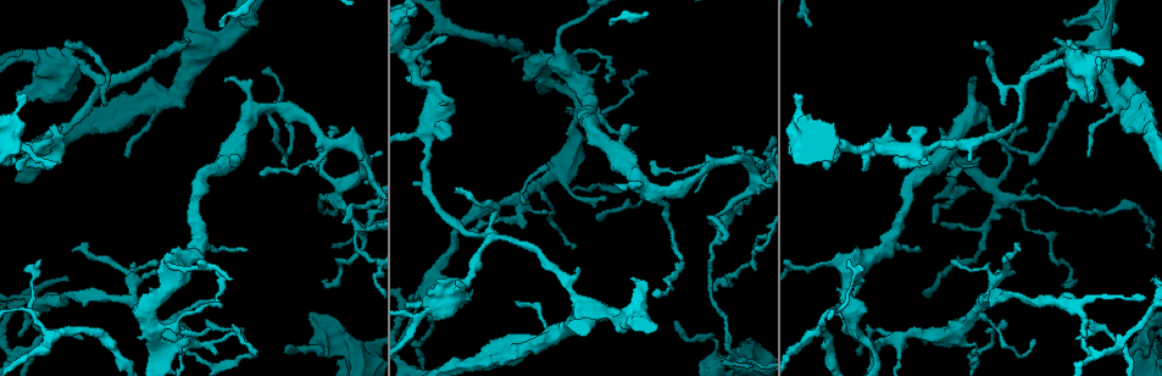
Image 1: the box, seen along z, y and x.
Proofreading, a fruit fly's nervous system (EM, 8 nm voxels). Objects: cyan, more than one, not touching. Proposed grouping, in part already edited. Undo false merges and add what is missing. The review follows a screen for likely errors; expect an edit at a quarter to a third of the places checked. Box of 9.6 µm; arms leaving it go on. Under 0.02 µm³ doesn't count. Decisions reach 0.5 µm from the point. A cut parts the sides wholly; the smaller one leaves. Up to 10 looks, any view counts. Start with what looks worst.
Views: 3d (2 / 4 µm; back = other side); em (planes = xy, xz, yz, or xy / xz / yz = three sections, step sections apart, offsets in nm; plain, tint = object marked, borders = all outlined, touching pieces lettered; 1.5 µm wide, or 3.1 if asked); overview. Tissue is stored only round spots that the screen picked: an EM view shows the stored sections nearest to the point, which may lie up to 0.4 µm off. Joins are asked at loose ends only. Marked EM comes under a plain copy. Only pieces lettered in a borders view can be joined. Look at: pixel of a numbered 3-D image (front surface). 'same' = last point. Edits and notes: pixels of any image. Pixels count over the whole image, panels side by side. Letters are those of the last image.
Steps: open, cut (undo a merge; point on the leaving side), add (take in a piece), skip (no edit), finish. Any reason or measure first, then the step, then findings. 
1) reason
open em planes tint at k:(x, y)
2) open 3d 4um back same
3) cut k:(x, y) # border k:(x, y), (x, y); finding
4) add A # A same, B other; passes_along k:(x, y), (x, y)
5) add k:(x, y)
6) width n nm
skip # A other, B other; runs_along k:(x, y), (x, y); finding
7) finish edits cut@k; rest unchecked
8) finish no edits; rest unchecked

open em xy step 4 borders at 1:(36, 330)

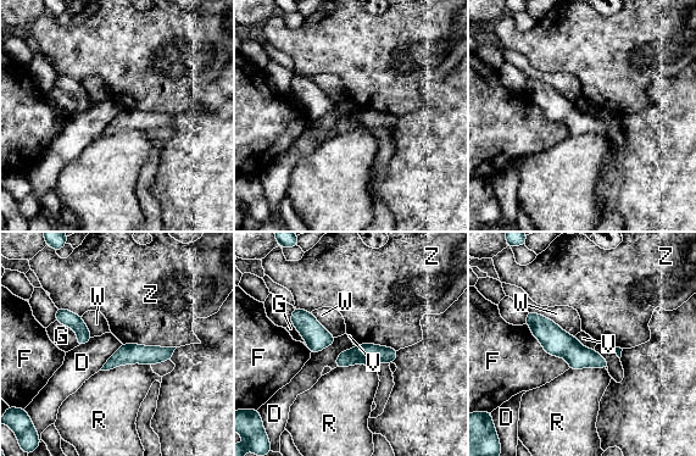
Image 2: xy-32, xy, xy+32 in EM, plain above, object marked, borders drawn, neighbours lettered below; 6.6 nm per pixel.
longest_contact W 360 nm
cut 2:(373, 354) # D other, F other, G other, R other, V other, W other, Z other; border 2:(352, 349), (360, 359), (374, 365); a second cell is stuck on

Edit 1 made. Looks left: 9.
open 3d 4um at 1:(644, 73)

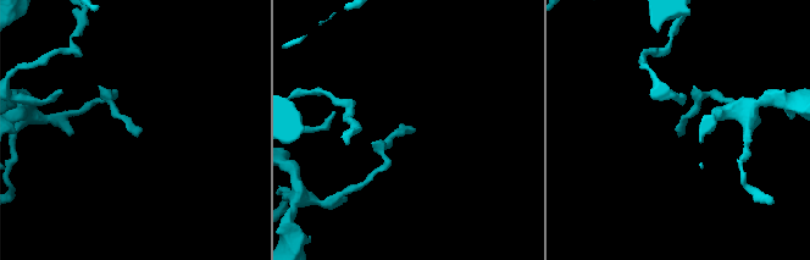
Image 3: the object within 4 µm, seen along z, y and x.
open em planes tint at 3:(138, 135)

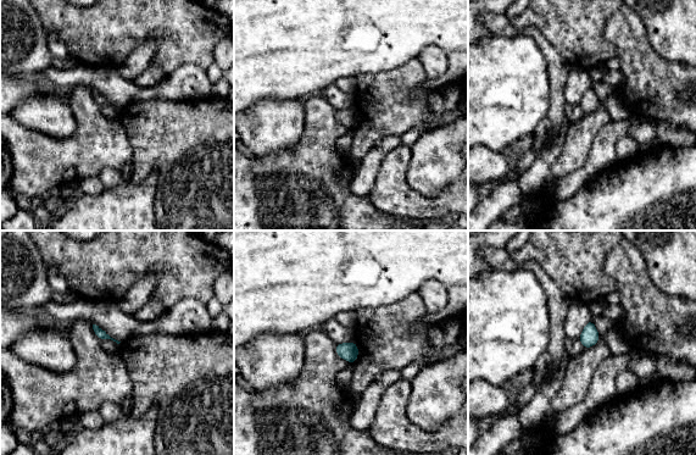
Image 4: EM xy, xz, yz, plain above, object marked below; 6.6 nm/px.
what lies round it
open em planes borders same

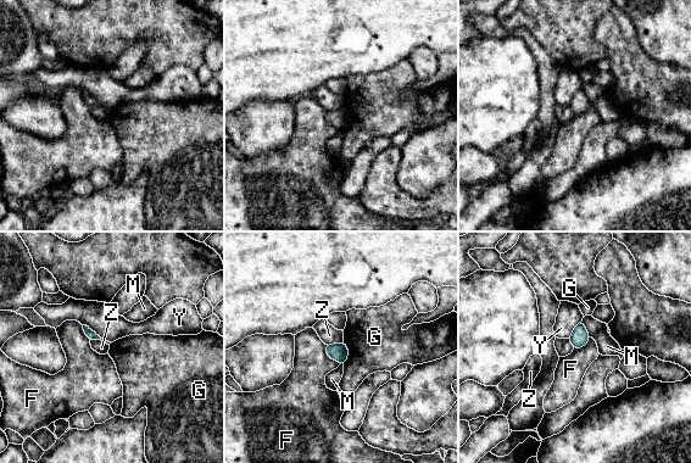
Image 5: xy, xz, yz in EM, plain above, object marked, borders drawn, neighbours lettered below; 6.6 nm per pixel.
longest_contact Y 220 nm
skip # F other, G other, M other, Y other, Z other; no lettered piece goes on from it

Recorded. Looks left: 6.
redraw
open overview

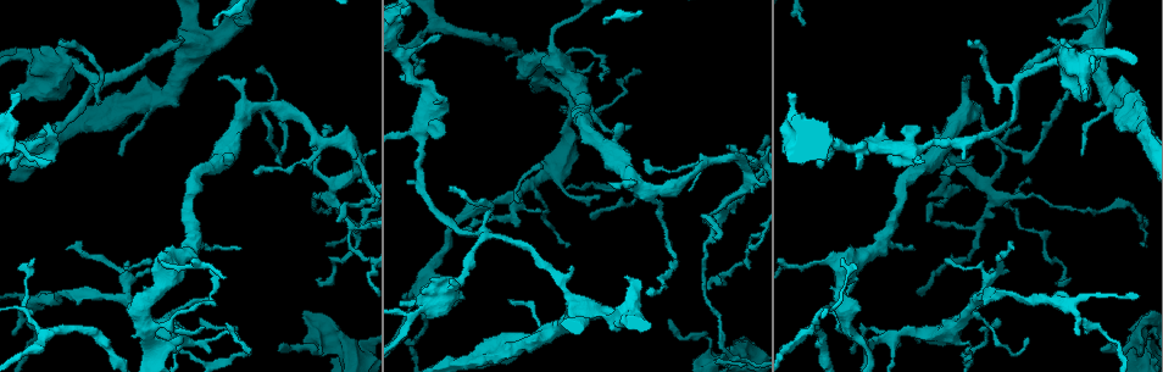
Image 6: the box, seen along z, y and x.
arms part here
open 3d 4um at 6:(712, 358)

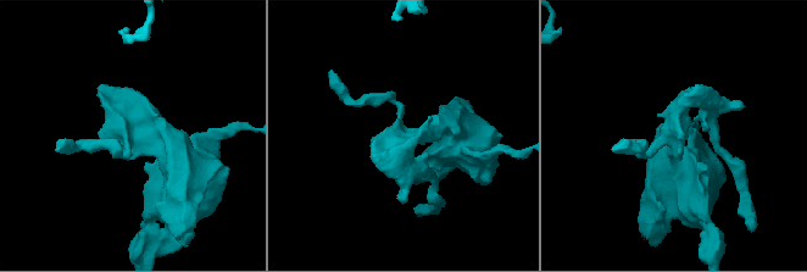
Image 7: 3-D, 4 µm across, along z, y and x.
arms 3; arm_widths 170, 280, 360 nm; need the tissue
open em xz step 8 tint at 7:(677, 140)

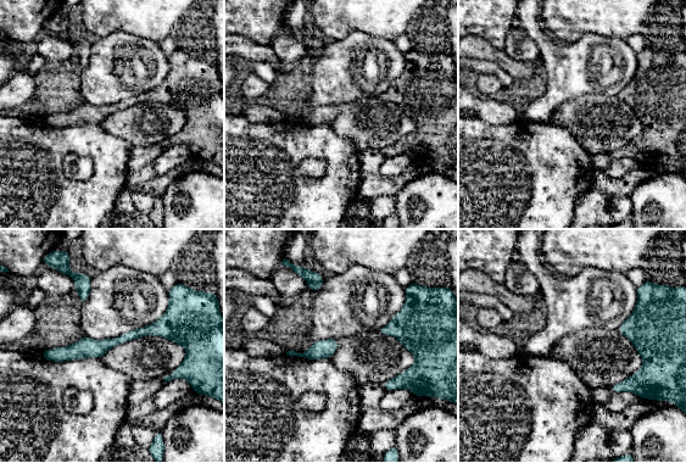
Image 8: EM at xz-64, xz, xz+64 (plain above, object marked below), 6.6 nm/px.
what lies round it
open em xz step 8 borders same

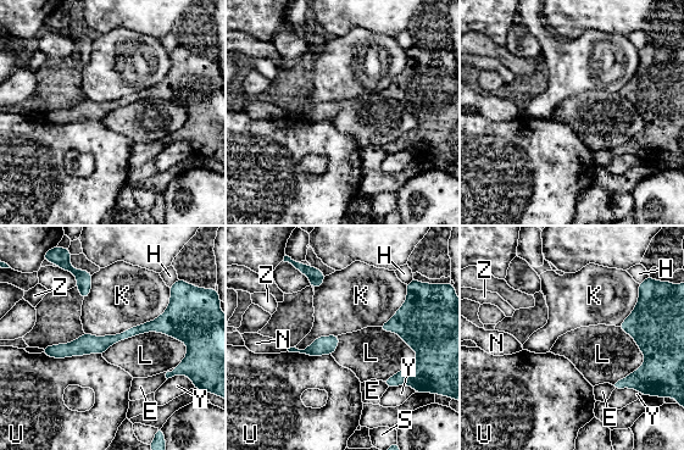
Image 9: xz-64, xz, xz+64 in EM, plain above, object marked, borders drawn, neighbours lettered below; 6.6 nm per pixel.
skip # E other, H other, K other, L other, N other, S other, U other, Y other, Z other; runs_along 9:(176, 331), (145, 327), (101, 344), (46, 350); one cell here

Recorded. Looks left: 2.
free end
open 3d 4um back at 6:(816, 165)

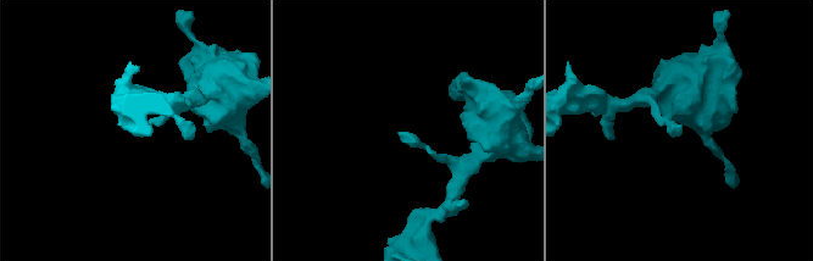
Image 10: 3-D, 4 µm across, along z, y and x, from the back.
open em planes borders at 10:(399, 132)

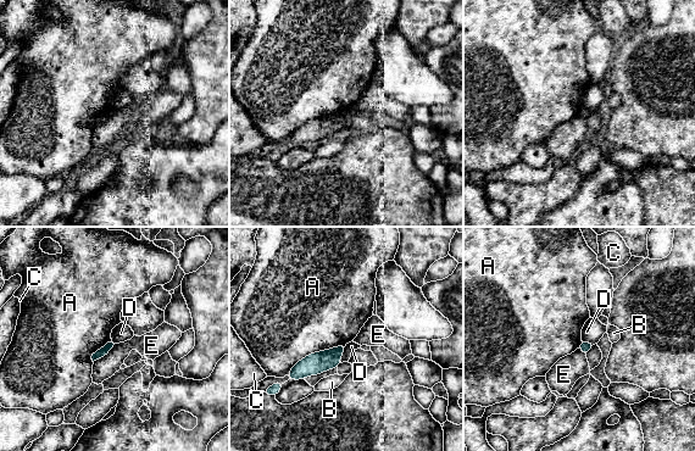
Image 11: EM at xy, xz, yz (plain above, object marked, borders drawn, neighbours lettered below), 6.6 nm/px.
skip # A other, B other, C other, D other, E other; runs_along 11:(340, 349), (331, 358), (292, 376); none of them fits

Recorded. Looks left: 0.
finish edits cut@2; rest unchecked

